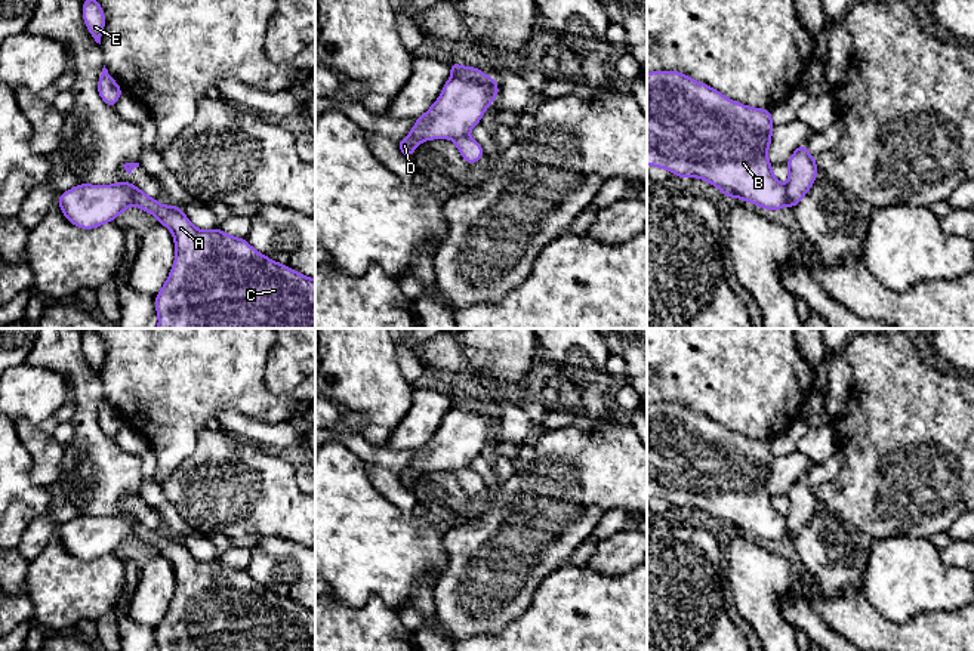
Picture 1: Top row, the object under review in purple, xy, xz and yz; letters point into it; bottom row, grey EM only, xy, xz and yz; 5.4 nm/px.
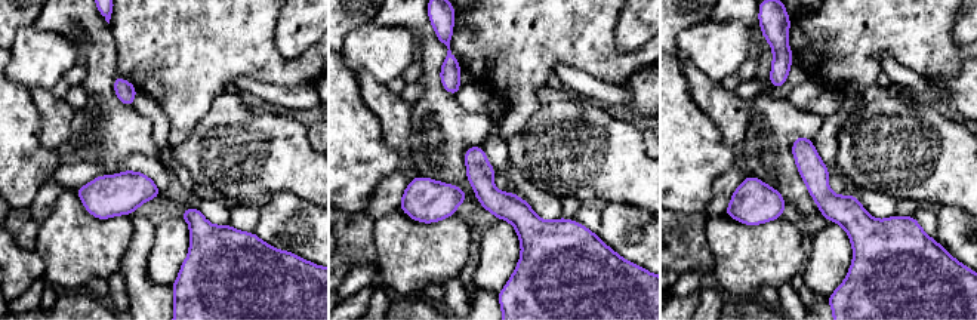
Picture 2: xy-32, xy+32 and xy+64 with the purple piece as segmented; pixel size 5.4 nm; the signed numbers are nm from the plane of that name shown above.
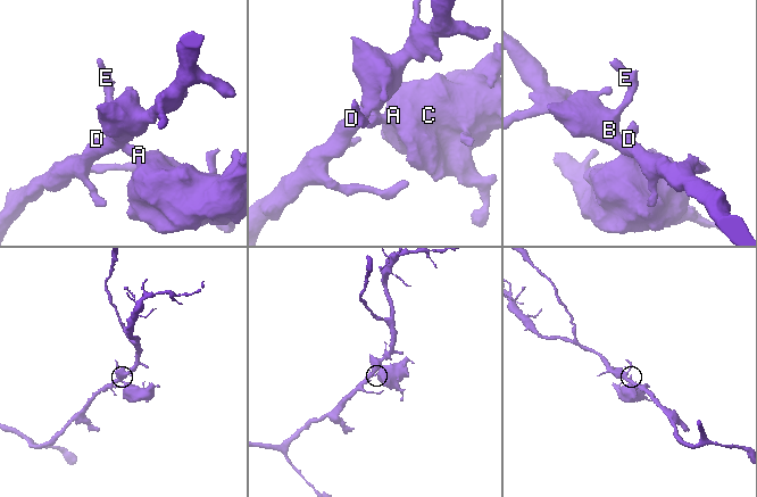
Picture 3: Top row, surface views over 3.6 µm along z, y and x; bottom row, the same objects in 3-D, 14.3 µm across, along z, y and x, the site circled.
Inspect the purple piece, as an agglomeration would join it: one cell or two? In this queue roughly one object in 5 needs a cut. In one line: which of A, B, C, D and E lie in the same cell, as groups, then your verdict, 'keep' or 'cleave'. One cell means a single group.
groups A C / B D E; cleave

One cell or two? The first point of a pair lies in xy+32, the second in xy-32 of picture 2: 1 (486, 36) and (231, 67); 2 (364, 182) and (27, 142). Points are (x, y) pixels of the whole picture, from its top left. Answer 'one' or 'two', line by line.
1: one
2: one

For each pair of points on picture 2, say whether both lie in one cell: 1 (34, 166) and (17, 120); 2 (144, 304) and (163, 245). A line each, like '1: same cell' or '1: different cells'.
1: same cell
2: different cells

